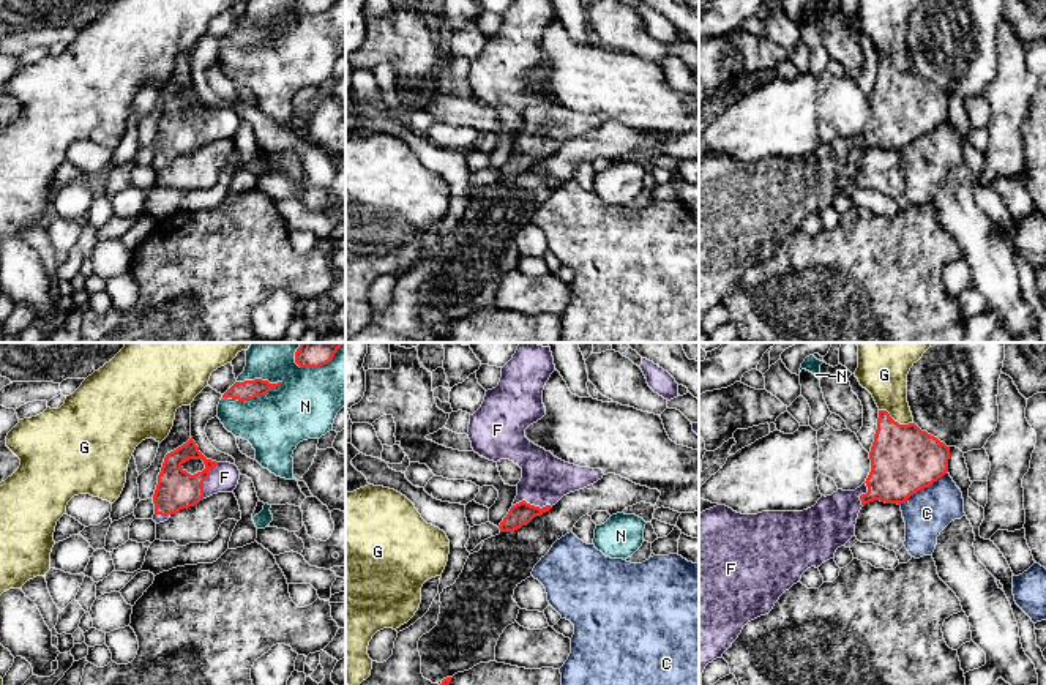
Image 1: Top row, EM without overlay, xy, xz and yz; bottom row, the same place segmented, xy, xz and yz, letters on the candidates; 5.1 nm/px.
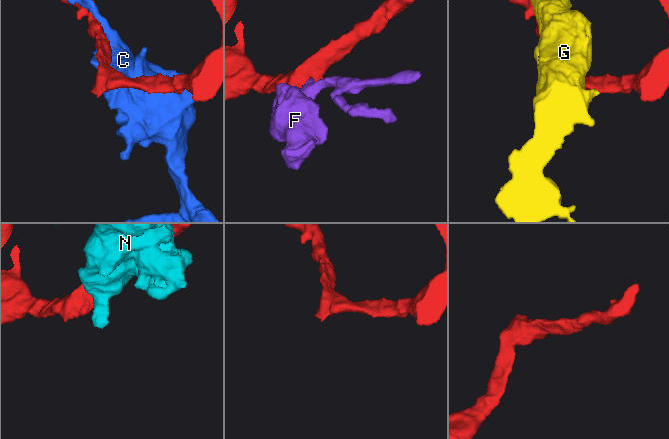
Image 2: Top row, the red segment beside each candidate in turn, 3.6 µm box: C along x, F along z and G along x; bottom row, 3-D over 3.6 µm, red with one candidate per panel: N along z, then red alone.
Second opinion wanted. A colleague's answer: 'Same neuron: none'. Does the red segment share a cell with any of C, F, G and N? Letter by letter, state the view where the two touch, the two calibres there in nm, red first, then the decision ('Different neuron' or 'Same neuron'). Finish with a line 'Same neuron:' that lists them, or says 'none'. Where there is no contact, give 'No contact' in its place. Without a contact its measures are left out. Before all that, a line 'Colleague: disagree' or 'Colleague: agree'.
Colleague: disagree
C: Touches red in yz. Thickness 360 nm (red) against 240 nm. Different neuron
F: Touches red in xz. Thickness 120 nm (red) against 240 nm. Same neuron
G: Touches red in yz. Thickness 360 nm (red) against 220 nm. Different neuron
N: Touches red in xy. Thickness 100 nm (red) against 320 nm. Different neuron
Same neuron: F

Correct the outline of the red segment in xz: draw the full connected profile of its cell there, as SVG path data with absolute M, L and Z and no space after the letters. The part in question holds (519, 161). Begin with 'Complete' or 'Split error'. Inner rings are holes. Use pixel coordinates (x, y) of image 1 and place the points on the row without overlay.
Split error. M514 0L502 14L499 32L486 38L481 54L470 62L467 82L473 98L494 109L510 106L522 115L517 142L499 172L500 178L514 178L527 172L535 163L549 158L563 142L584 136L604 122L601 115L565 109L525 84L525 76L546 62L543 36L554 17L552 0Z

